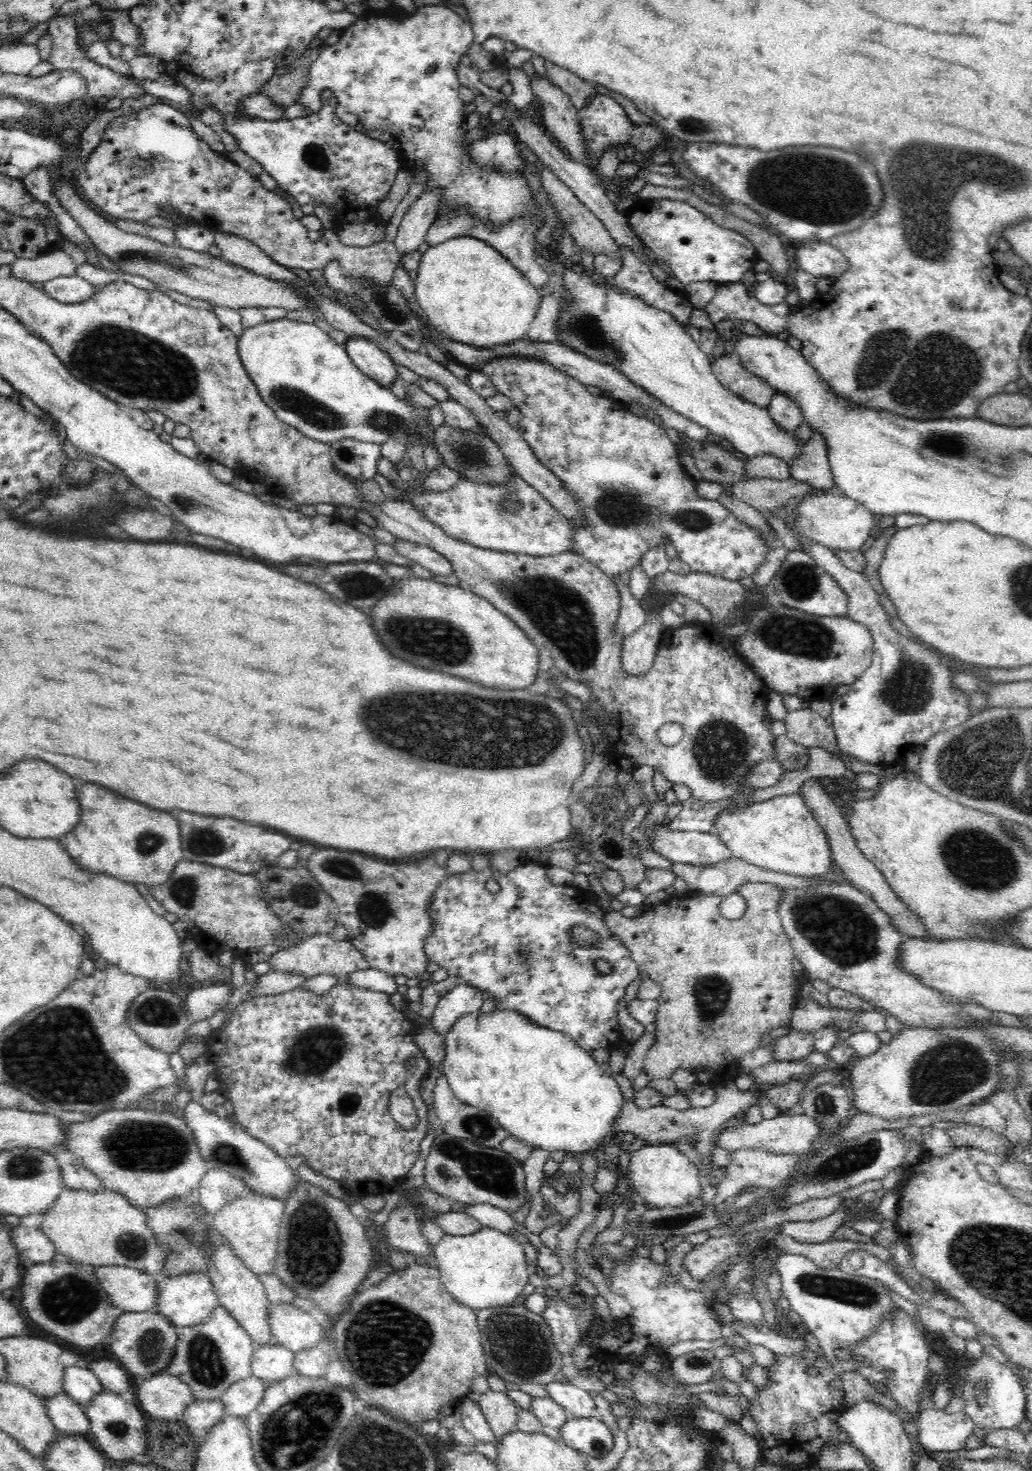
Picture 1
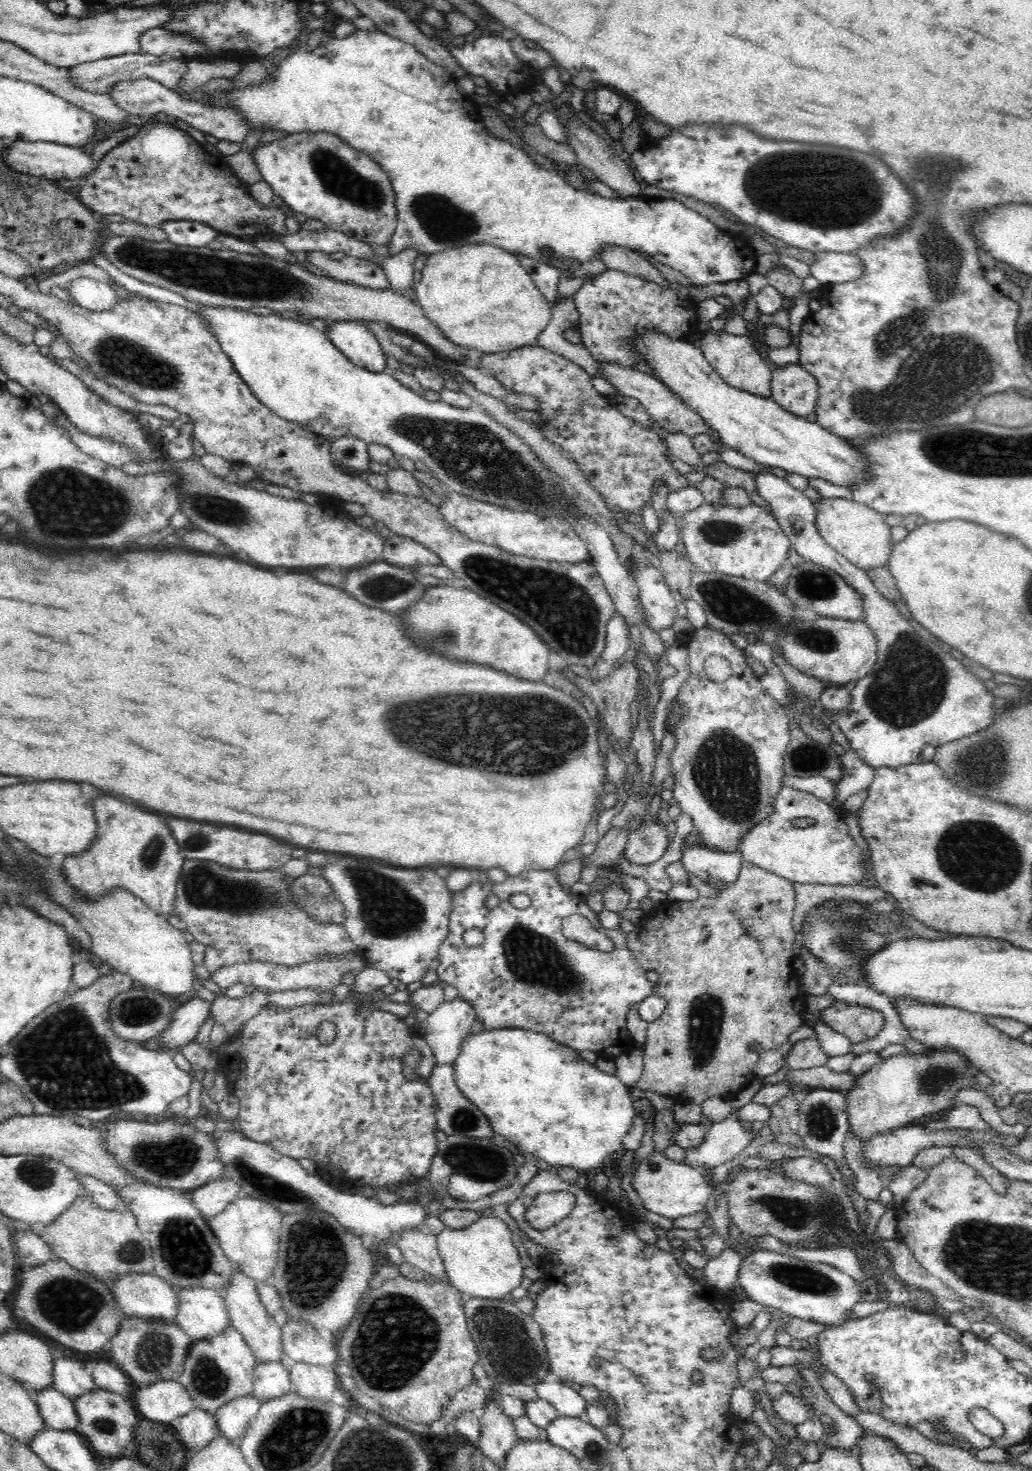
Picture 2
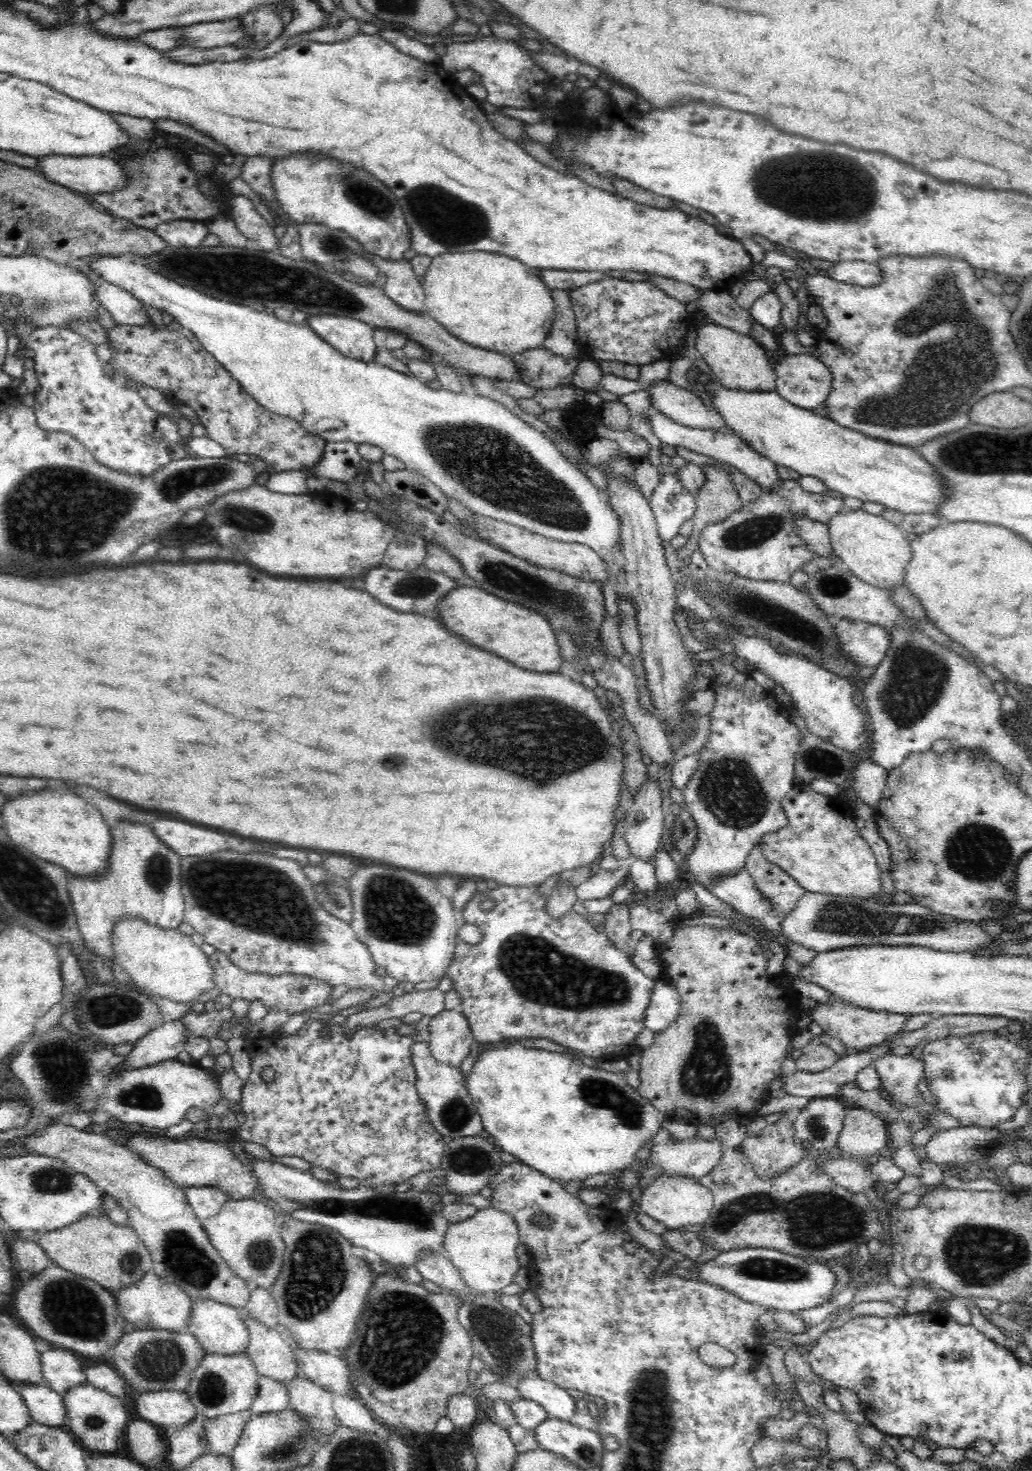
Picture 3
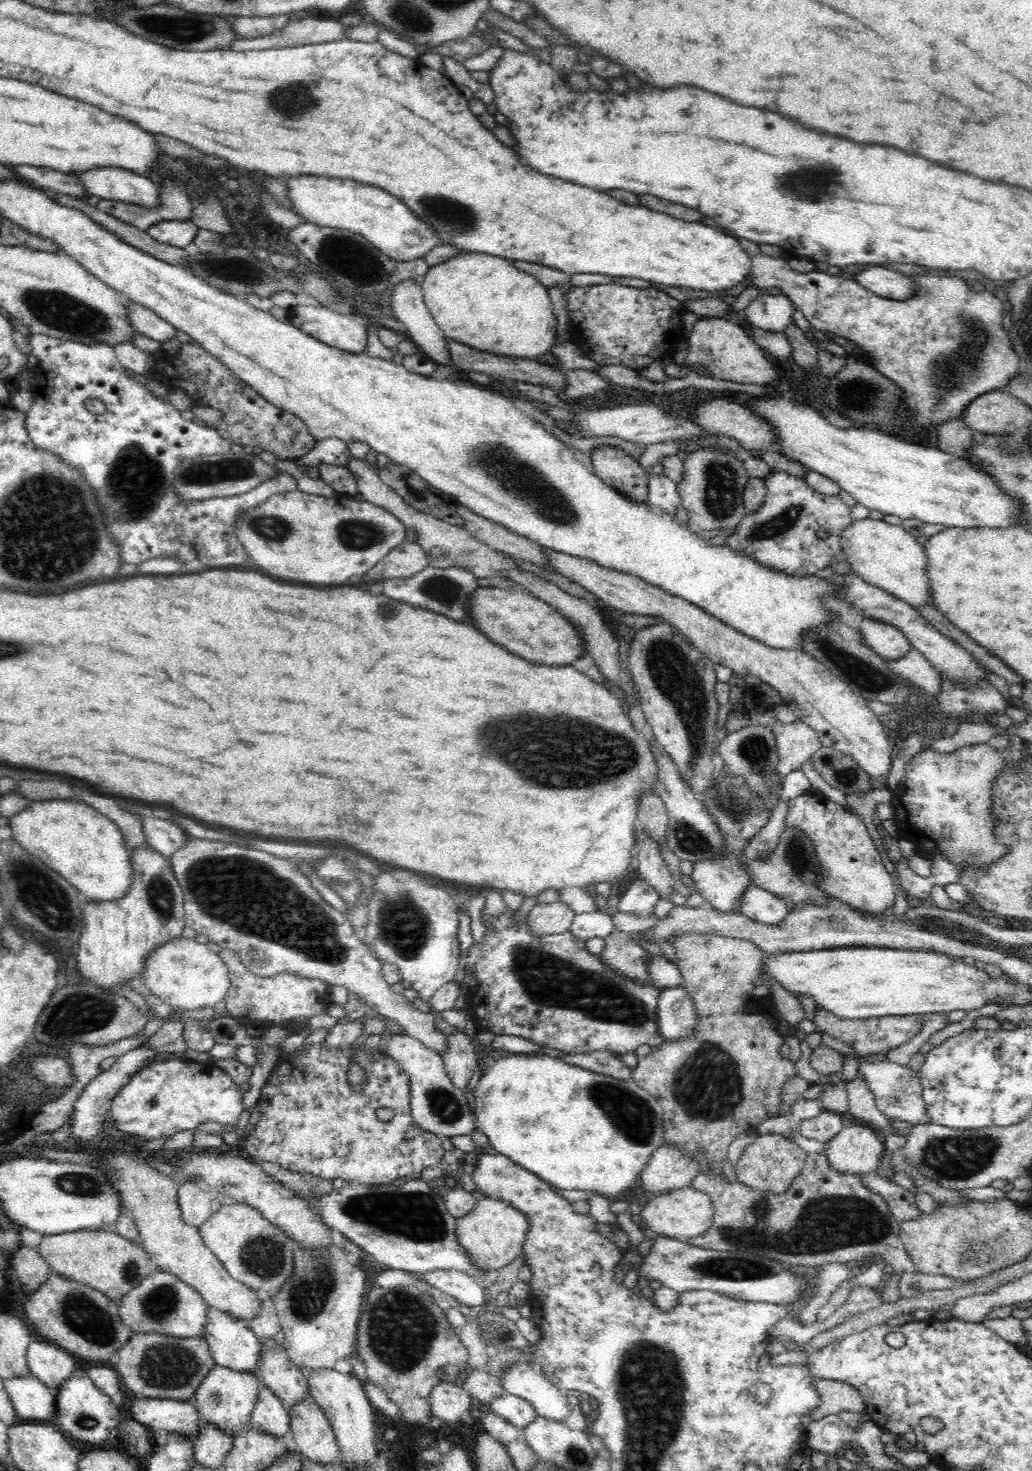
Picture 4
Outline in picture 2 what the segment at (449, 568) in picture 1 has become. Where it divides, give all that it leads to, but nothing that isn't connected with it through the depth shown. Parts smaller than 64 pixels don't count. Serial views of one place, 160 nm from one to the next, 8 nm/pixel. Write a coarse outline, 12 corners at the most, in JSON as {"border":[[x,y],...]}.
{"border":[[396,533],[385,540],[388,564],[411,569],[442,563],[434,551]]}

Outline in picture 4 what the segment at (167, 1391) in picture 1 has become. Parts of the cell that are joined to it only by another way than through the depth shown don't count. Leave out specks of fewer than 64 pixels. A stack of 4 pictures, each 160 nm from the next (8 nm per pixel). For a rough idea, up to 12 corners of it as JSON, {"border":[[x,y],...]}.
{"border":[[142,1398],[132,1418],[150,1430],[198,1436],[193,1401]]}

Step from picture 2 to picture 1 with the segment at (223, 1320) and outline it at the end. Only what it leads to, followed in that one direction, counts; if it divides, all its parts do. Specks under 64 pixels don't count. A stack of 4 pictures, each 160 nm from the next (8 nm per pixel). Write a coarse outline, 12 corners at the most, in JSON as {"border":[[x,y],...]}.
{"border":[[204,1272],[159,1277],[155,1307],[177,1329],[219,1306]]}

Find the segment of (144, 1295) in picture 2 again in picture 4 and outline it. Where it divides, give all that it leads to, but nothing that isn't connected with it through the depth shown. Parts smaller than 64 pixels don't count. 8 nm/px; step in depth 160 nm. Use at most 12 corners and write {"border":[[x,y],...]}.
{"border":[[155,1270],[119,1302],[135,1334],[198,1338],[208,1305]]}

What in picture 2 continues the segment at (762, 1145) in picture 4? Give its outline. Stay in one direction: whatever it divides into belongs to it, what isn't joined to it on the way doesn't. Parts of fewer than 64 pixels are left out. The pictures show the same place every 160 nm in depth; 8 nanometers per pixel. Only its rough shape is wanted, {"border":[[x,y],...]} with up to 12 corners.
{"border":[[793,1094],[771,1106],[766,1125],[774,1141],[803,1146],[800,1136],[790,1130],[790,1118],[798,1114]]}

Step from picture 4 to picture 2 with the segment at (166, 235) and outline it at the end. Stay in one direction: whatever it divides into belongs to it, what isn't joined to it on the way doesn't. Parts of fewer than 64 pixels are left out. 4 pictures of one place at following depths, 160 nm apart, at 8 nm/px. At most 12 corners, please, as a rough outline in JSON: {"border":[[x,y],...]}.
{"border":[[203,222],[158,226],[178,246],[207,247],[218,230]]}

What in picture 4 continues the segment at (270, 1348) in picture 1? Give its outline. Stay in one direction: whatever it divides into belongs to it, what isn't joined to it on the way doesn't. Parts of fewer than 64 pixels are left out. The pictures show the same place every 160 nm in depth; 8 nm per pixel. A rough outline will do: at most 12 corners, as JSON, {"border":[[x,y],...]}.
{"border":[[261,1385],[250,1425],[283,1438],[289,1409]]}

